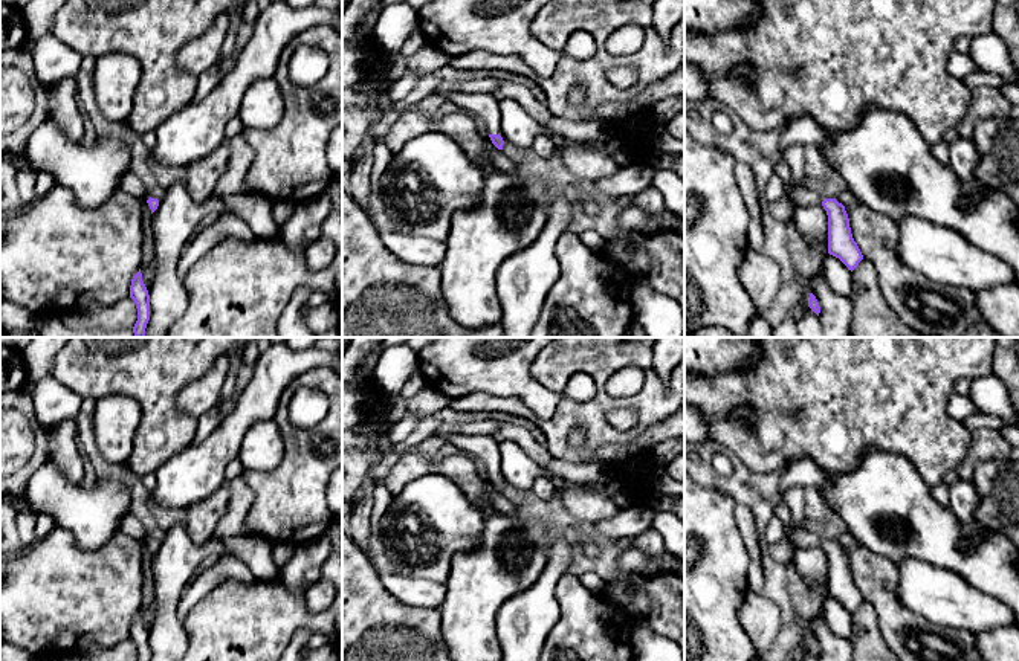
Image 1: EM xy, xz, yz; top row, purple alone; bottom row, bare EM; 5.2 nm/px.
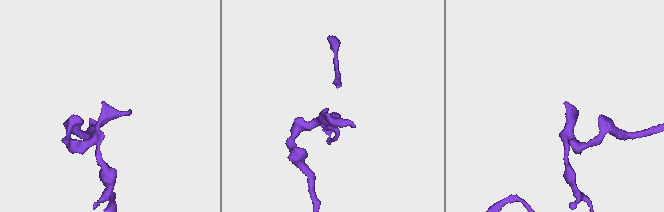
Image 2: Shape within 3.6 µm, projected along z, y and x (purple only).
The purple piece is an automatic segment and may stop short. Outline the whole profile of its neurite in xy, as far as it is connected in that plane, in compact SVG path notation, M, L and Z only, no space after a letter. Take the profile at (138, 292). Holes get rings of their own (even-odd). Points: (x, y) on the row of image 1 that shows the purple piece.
M141 269L131 279L130 298L134 301L137 308L137 321L133 327L133 333L136 337L145 337L145 328L150 321L150 295L142 281Z

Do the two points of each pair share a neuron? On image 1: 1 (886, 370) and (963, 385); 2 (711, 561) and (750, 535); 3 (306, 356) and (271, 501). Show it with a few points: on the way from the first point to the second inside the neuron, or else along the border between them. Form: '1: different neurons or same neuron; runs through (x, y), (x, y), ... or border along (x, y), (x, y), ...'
1: different neurons; border along (970, 379), (958, 379), (954, 393)
2: different neurons; border along (735, 504), (735, 527), (749, 557), (747, 574)
3: different neurons; border along (326, 367), (312, 367), (300, 373), (278, 402)

